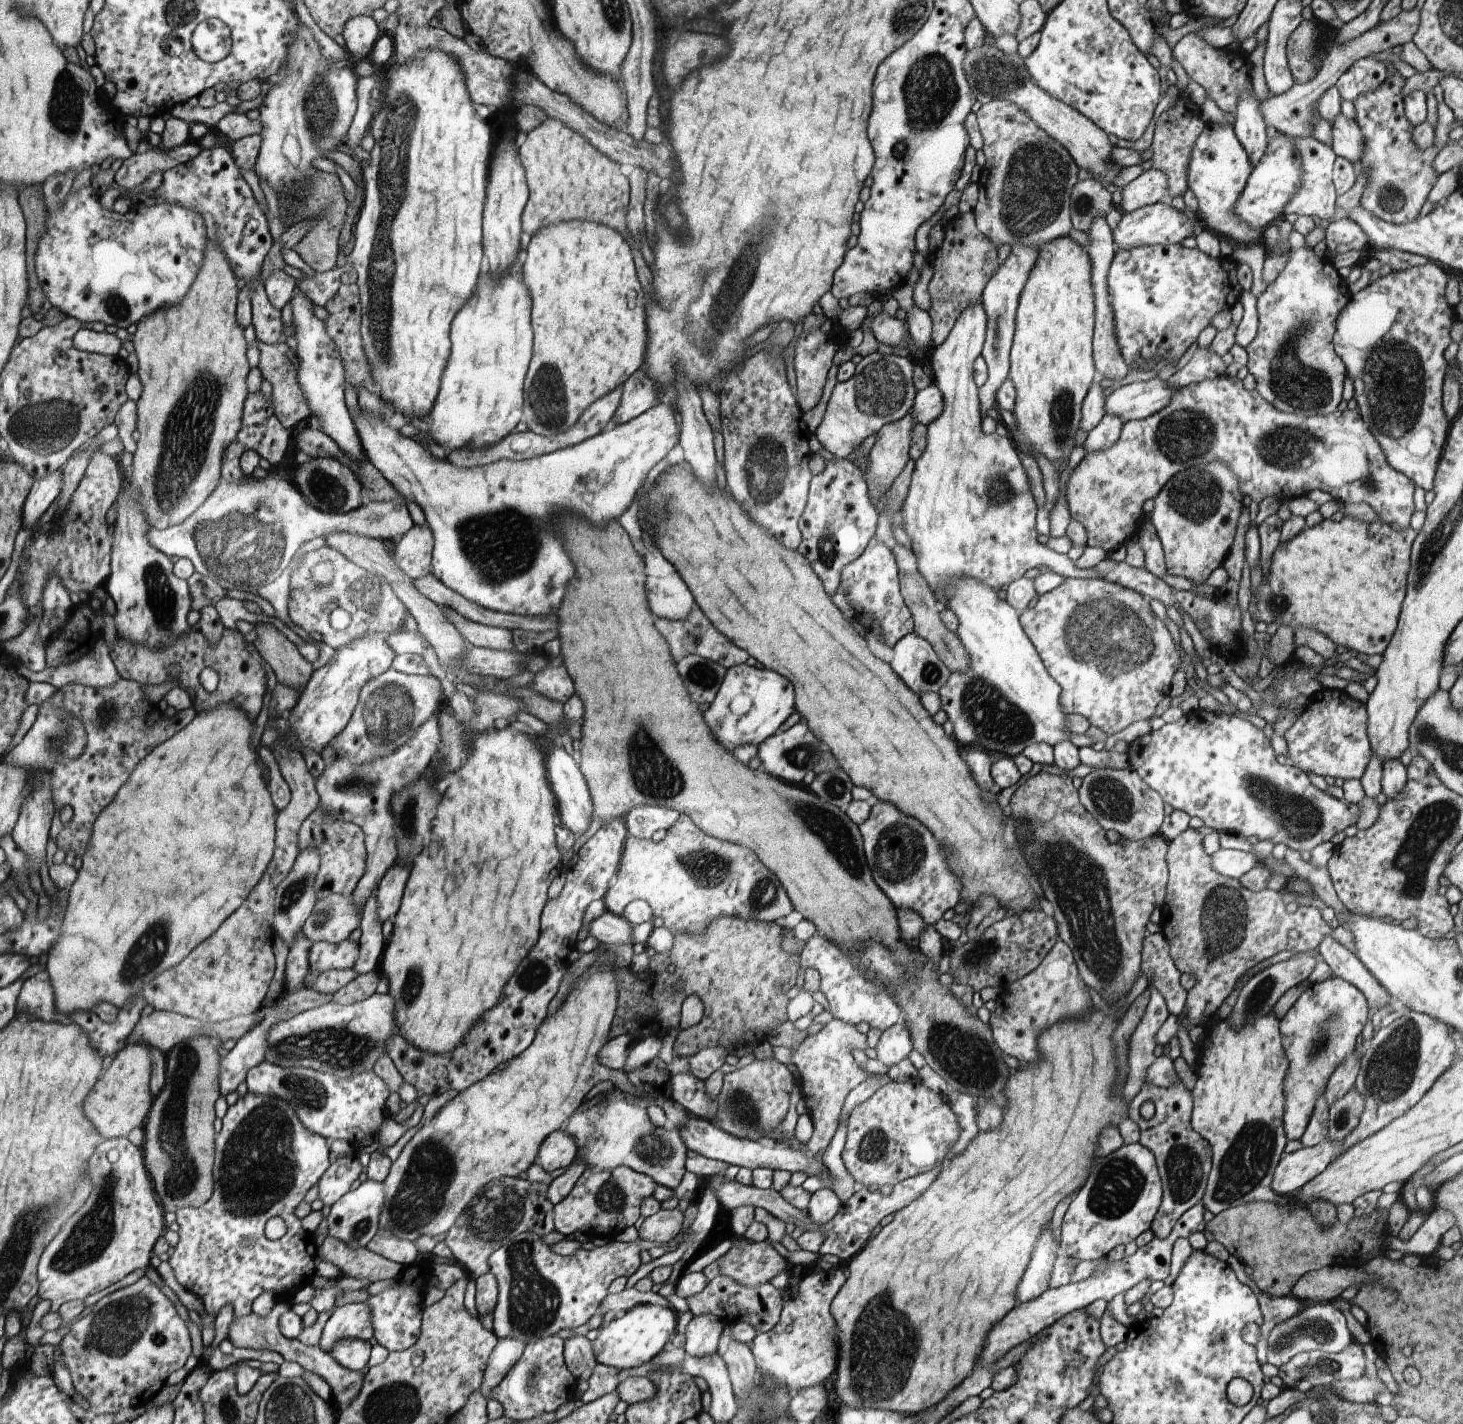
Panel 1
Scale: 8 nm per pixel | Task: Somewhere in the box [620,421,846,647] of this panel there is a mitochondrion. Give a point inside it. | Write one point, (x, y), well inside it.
(766, 471)

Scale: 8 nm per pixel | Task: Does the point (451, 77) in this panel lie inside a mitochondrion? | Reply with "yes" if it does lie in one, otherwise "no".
no

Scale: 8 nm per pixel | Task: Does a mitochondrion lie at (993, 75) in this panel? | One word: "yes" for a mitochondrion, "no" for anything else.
yes

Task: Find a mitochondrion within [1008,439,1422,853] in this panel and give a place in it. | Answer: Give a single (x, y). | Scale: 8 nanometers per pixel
(1099, 615)

